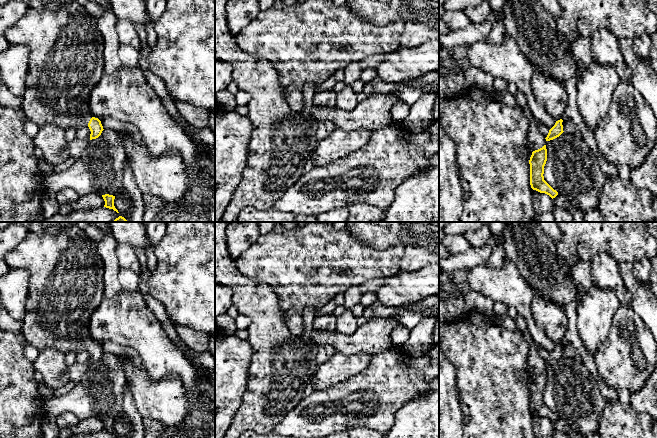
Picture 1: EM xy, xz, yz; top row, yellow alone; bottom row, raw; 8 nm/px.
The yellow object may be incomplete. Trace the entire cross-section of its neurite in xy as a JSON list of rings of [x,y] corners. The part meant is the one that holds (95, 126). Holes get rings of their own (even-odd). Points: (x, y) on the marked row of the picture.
[[[76,0],[59,3],[57,10],[29,7],[25,15],[5,31],[4,36],[9,44],[27,45],[30,49],[26,90],[21,97],[26,118],[39,128],[45,124],[53,124],[64,130],[88,126],[91,131],[90,140],[98,138],[104,129],[101,121],[93,117],[89,109],[90,93],[104,75],[104,43],[98,30],[97,18],[89,15],[85,6]]]

